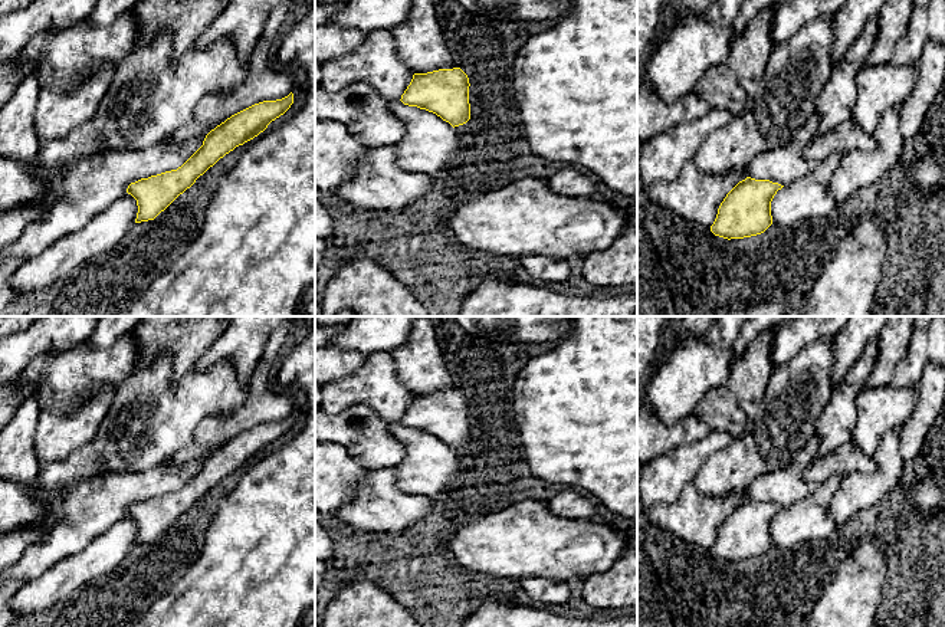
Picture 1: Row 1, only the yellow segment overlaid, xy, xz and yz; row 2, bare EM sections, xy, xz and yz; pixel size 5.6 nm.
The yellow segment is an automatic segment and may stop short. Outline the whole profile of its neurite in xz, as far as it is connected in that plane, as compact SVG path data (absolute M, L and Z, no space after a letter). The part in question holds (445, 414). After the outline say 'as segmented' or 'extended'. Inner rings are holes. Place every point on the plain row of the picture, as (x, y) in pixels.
M460 390L414 395L400 423L433 434L455 450L470 441L469 408Z | as segmented

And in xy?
M292 414L282 421L255 426L211 452L203 467L177 492L131 505L127 515L137 522L135 545L154 542L220 480L263 454L292 426Z | as segmented

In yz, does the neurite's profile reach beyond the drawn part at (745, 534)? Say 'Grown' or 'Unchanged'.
Unchanged

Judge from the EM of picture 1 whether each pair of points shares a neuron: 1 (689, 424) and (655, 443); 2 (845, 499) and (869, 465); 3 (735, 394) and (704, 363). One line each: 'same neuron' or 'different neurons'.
1: same neuron
2: different neurons
3: different neurons

